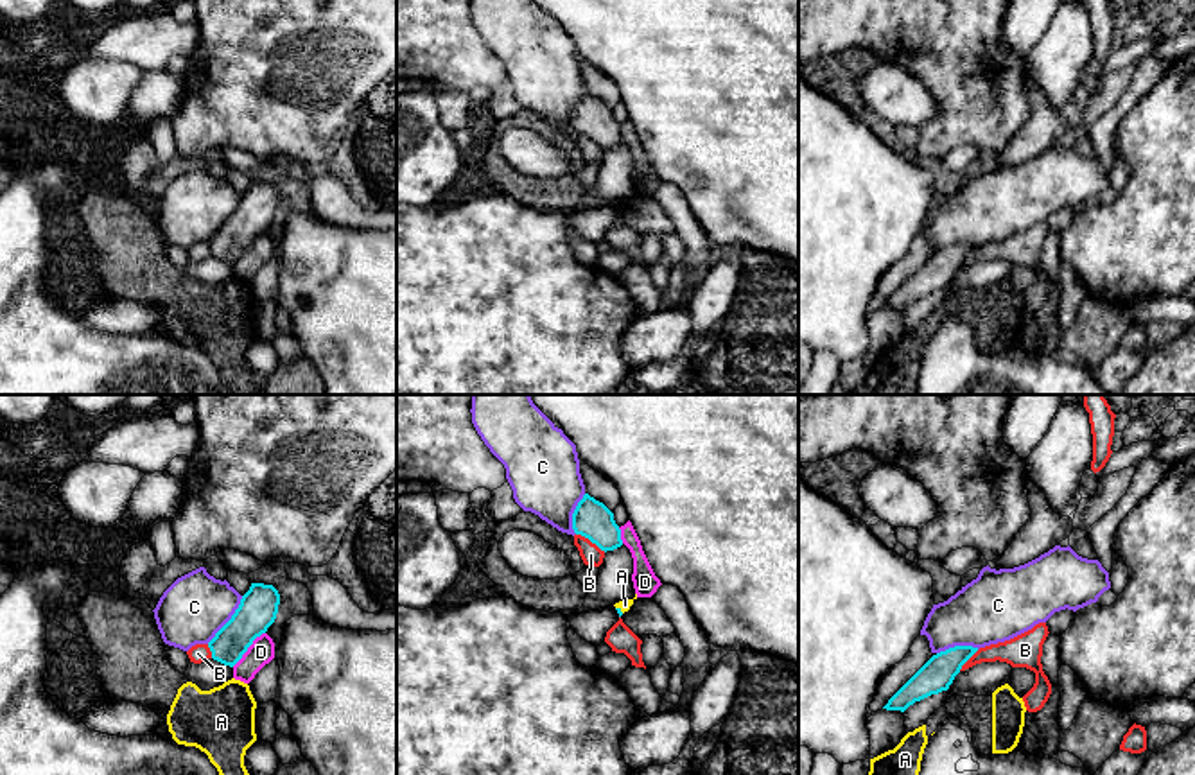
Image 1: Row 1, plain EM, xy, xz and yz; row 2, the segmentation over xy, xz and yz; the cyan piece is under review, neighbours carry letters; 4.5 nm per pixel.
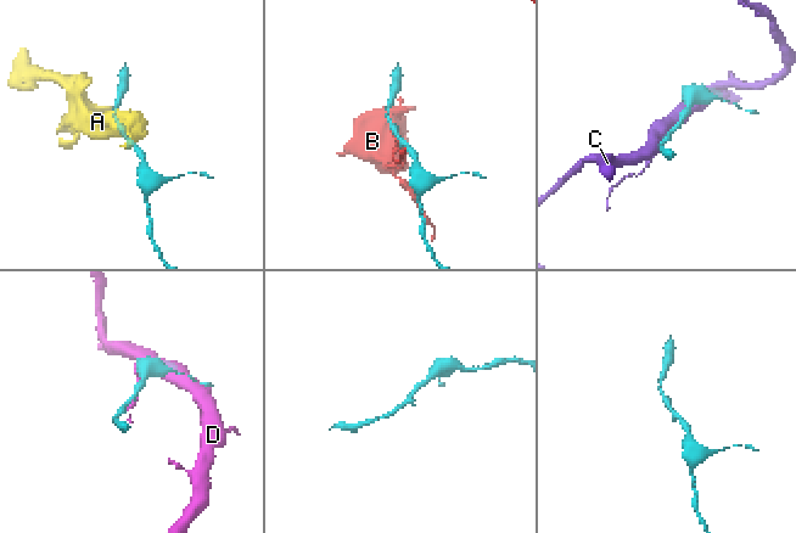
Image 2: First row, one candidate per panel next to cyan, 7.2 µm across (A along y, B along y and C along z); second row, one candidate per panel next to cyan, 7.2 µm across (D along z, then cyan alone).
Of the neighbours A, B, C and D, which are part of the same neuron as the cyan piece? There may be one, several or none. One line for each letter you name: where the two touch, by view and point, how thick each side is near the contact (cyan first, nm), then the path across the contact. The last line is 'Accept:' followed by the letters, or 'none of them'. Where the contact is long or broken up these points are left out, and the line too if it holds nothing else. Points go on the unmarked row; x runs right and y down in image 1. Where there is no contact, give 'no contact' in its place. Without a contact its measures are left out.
Accept: none of them

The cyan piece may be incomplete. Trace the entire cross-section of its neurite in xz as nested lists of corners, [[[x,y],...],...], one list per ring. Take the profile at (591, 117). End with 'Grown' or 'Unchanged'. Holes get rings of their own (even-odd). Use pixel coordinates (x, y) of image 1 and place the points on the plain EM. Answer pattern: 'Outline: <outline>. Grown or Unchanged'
Outline: [[[589,91],[583,93],[572,111],[572,127],[605,151],[623,144],[614,111]]]. Unchanged

